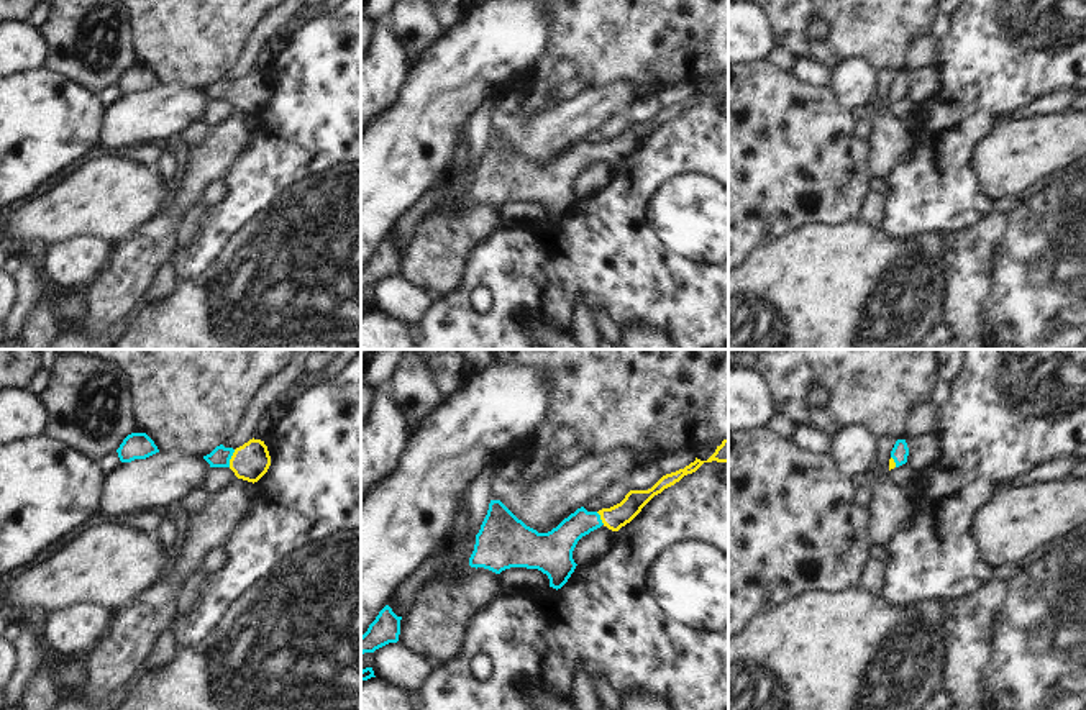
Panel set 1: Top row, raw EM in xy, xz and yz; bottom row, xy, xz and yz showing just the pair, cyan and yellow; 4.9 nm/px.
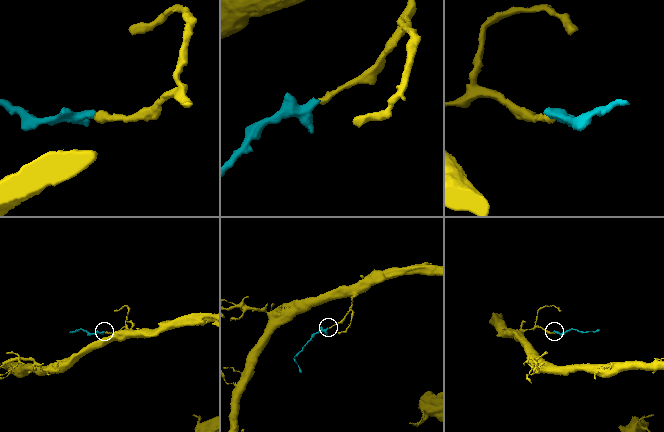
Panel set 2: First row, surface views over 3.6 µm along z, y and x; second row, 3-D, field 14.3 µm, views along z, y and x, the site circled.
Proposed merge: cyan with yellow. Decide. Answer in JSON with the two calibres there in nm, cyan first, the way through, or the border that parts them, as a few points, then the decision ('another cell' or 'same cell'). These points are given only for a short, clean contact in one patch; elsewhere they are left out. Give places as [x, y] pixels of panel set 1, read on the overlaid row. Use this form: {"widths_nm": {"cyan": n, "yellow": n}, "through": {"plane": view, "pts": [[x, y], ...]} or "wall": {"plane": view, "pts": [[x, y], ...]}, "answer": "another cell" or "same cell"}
{"widths_nm": {"cyan": 100, "yellow": 180}, "through": {"plane": "xy", "pts": [[220, 456], [230, 458], [250, 461]]}, "answer": "same cell"}

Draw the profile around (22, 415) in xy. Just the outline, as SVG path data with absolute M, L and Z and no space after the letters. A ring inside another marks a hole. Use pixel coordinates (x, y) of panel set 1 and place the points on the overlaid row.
M0 390L0 446L44 433L46 408L26 390Z

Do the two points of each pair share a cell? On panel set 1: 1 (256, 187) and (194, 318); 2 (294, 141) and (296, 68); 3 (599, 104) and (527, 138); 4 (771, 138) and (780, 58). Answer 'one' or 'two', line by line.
1: two
2: one
3: one
4: two

